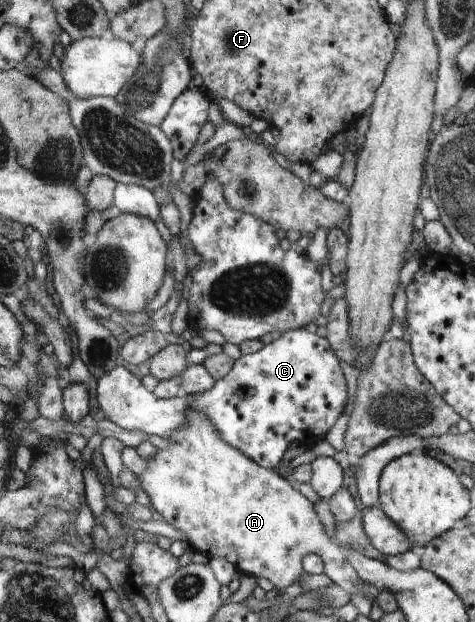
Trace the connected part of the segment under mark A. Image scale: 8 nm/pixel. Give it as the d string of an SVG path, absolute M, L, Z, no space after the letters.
M188 406L188 418L186 426L178 428L168 440L168 448L158 449L152 458L146 460L146 470L138 477L138 482L142 490L147 492L150 500L153 501L154 510L164 518L170 526L184 532L191 549L213 557L226 558L232 562L238 572L252 575L256 578L268 578L277 590L281 592L290 588L302 574L302 560L309 553L316 553L324 563L324 574L349 595L362 592L362 588L368 588L372 602L379 593L374 585L368 586L362 582L361 576L357 573L349 558L345 556L342 548L335 538L328 538L316 512L314 506L300 494L299 490L294 490L288 479L284 480L278 476L275 470L268 470L257 461L250 460L237 448L232 448L226 444L216 428L210 424L210 420L192 410Z

